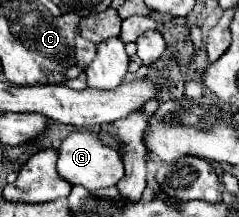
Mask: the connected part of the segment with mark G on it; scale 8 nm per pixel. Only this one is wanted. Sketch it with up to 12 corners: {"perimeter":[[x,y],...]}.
{"perimeter":[[73,131],[59,147],[59,175],[87,189],[125,175],[117,149],[95,131]]}

